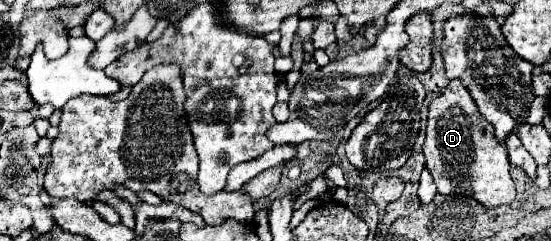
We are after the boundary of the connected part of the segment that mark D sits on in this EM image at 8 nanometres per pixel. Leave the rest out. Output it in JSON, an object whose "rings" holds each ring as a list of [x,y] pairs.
{"rings":[[[457,79],[451,81],[451,85],[429,105],[423,155],[425,169],[435,179],[441,195],[473,197],[485,207],[501,207],[513,201],[513,179],[509,175],[507,151],[503,143],[497,143],[493,125],[487,119],[481,119],[473,97]]]}

